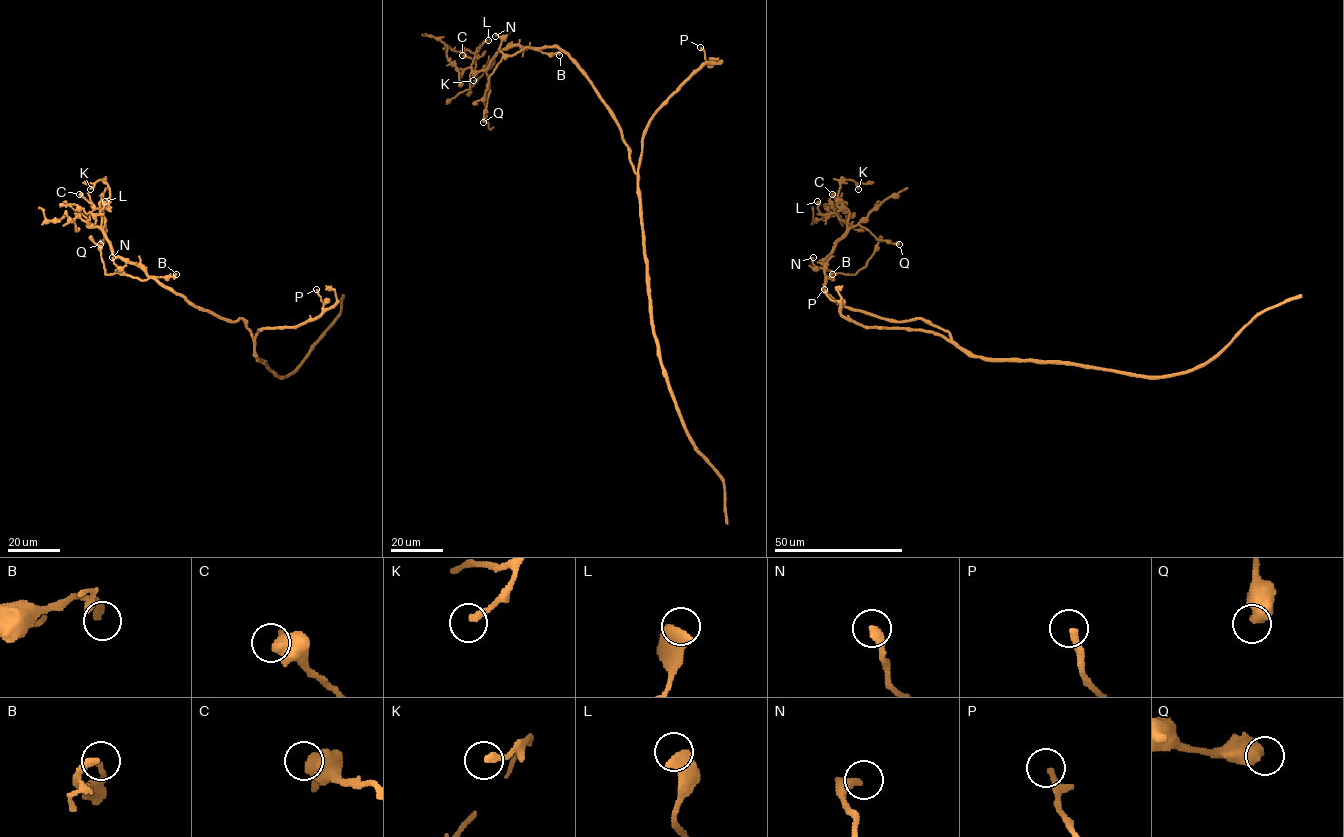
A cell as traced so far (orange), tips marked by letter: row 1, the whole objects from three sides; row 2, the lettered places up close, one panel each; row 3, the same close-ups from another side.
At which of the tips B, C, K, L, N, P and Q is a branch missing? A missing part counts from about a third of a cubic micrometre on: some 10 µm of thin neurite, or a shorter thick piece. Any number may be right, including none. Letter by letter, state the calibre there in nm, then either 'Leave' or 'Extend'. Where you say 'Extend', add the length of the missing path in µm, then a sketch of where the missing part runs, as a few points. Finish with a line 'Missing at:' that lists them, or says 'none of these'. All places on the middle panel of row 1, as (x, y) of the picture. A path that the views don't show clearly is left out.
B: Thickness 260 nm. Leave
C: Thickness 440 nm. Leave
K: Thickness 280 nm. Leave
L: Thickness 550 nm. Leave
N: Thickness 320 nm. Leave
P: Thickness 180 nm. Extend. Missing length about 9 µm. Course of what is missing: (700, 47), (690, 60)
Q: Thickness 600 nm. Leave
Missing at: P

